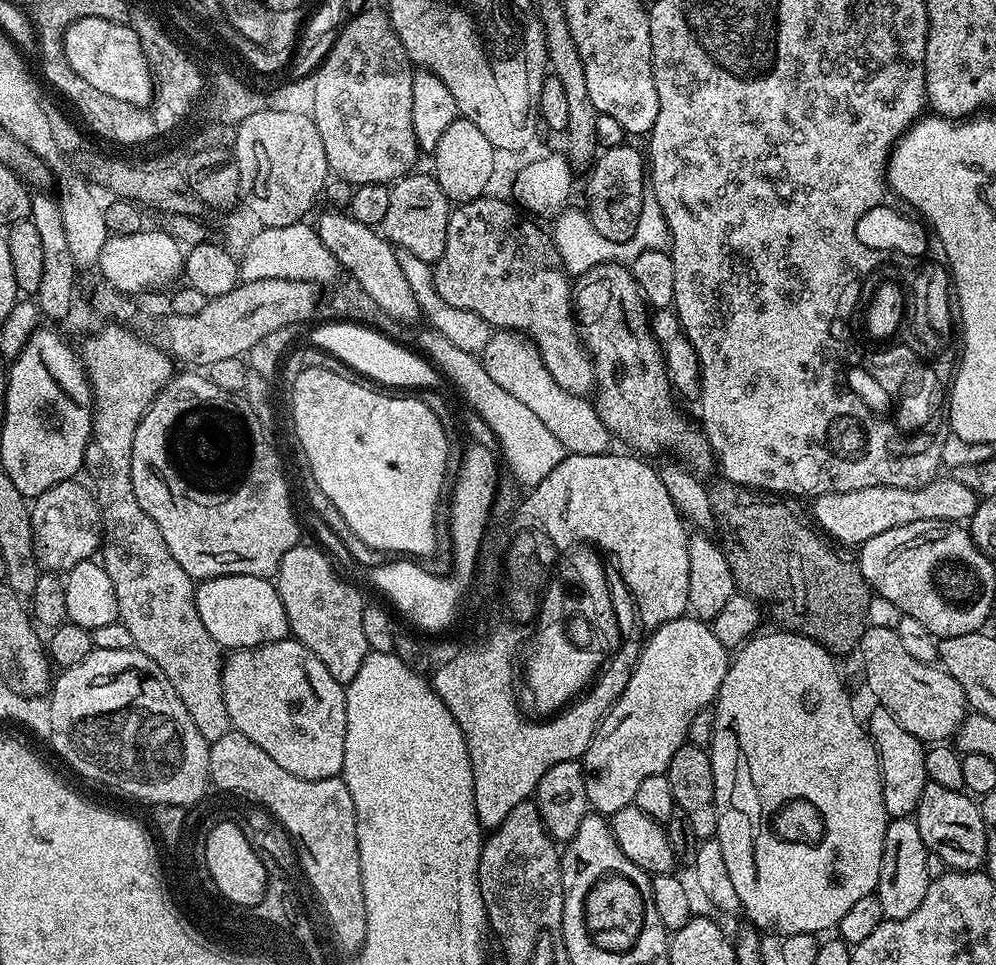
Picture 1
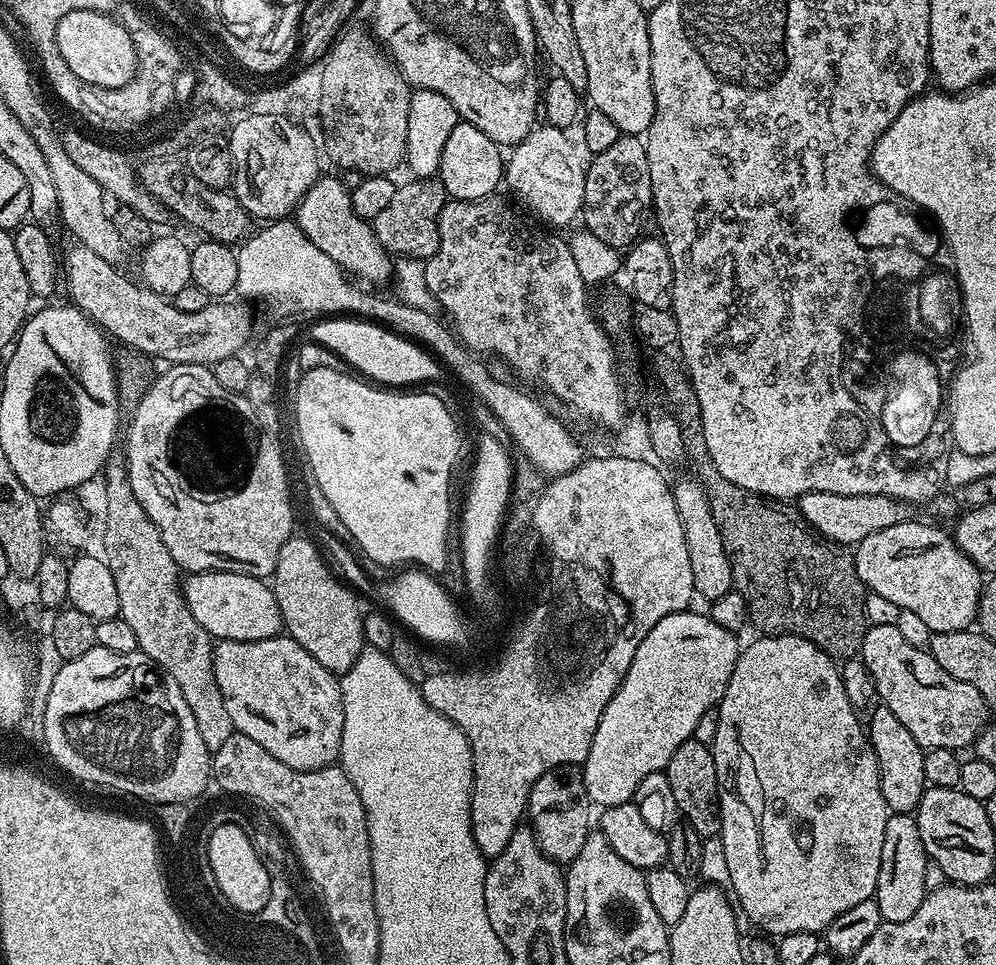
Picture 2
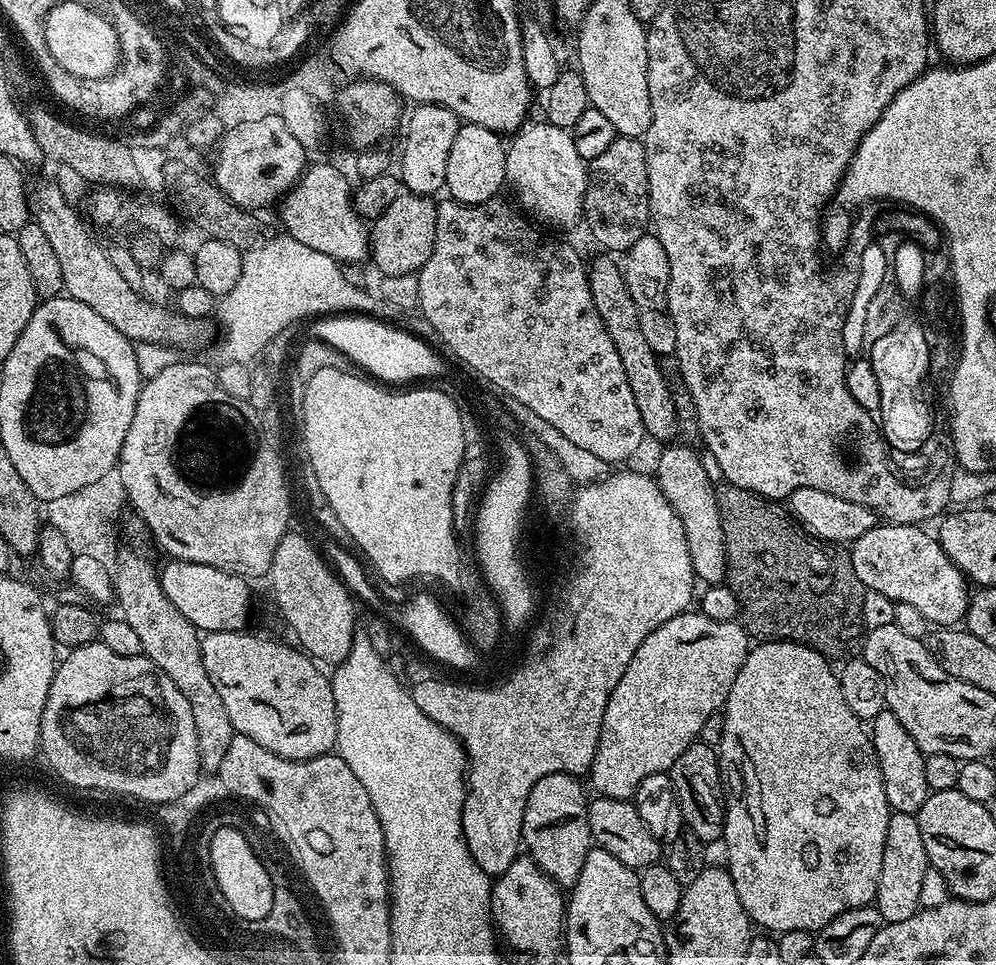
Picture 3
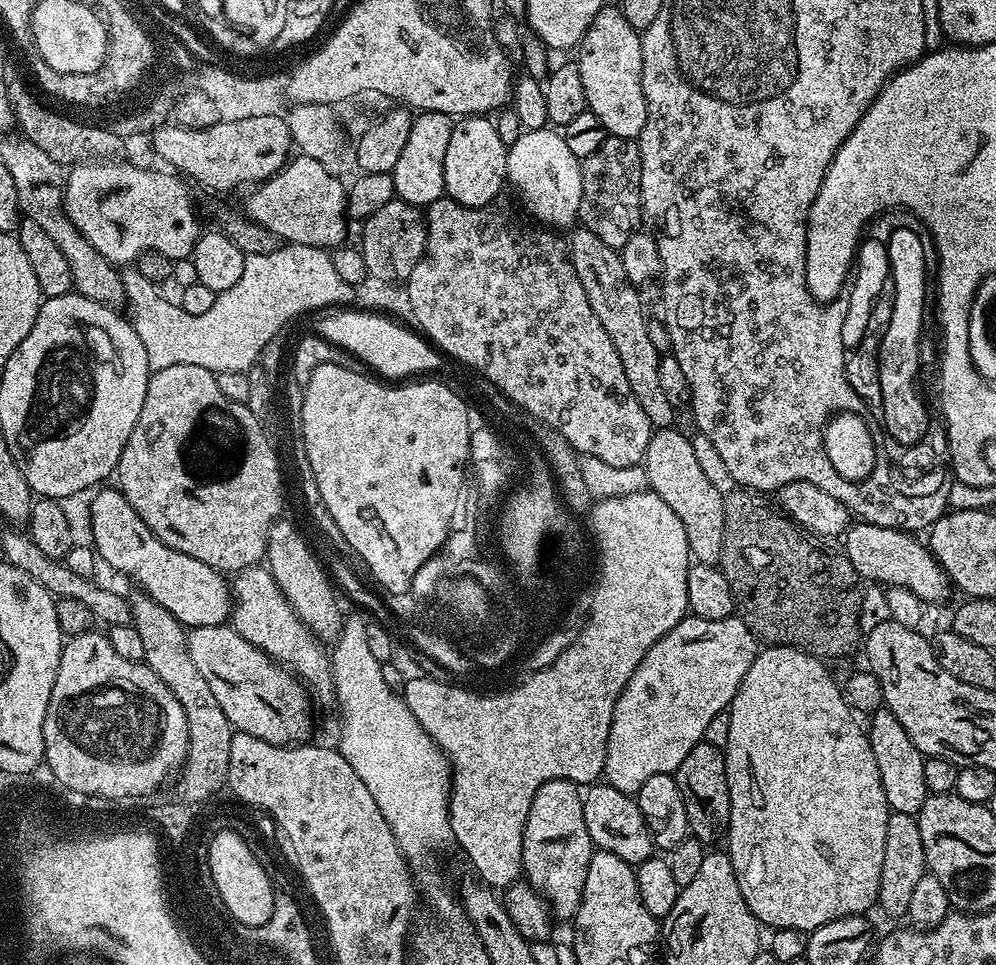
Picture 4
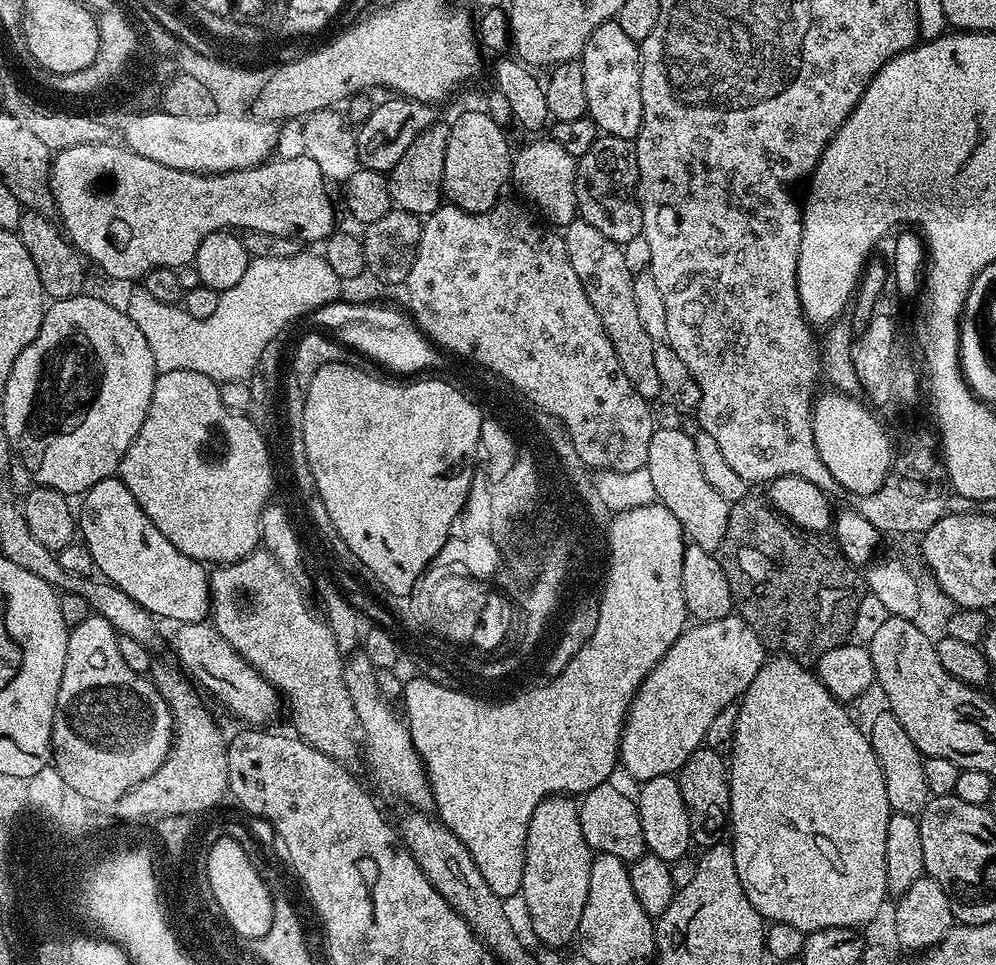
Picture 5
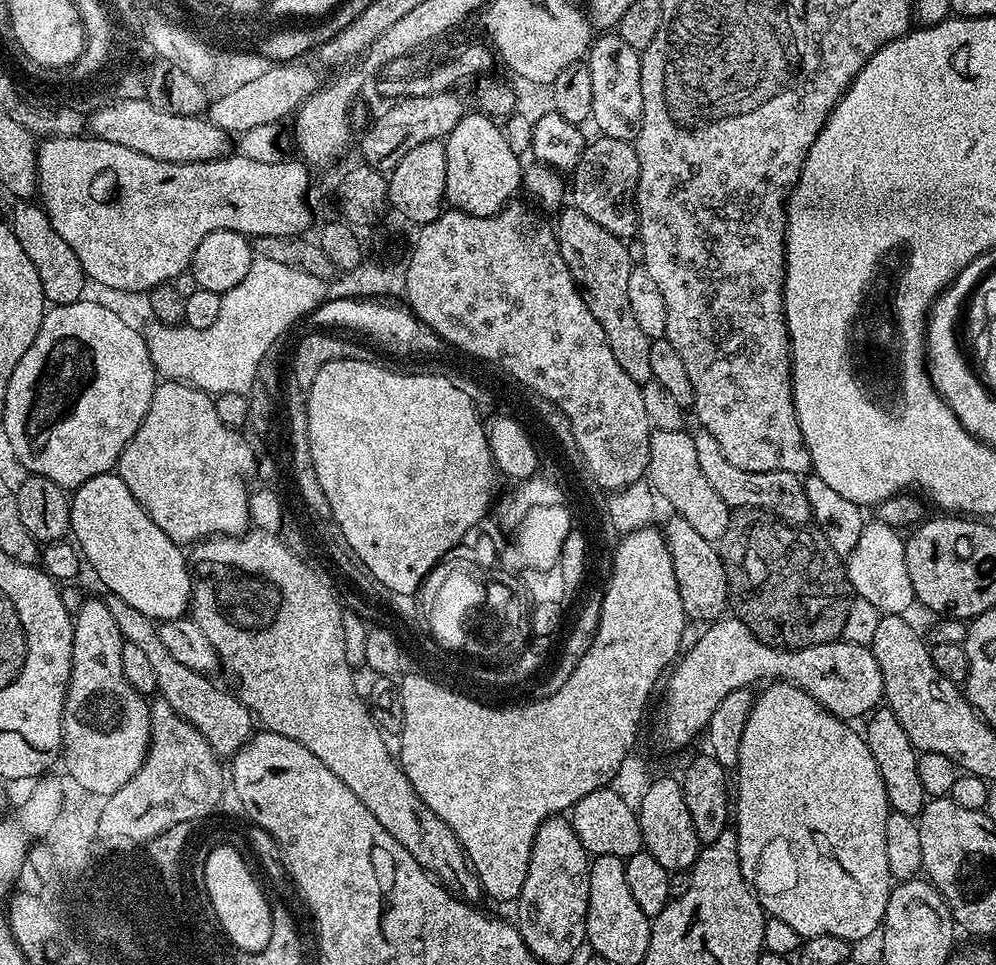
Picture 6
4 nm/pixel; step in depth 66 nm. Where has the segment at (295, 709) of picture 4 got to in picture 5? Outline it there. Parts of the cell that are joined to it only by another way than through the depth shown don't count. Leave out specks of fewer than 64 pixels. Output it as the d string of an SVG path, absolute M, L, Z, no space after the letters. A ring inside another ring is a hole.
M211 623L176 624L174 630L172 648L179 667L209 697L217 696L234 715L248 720L244 722L252 726L267 725L264 723L274 719L280 708L282 712L282 697L276 687L257 668L250 666Z

